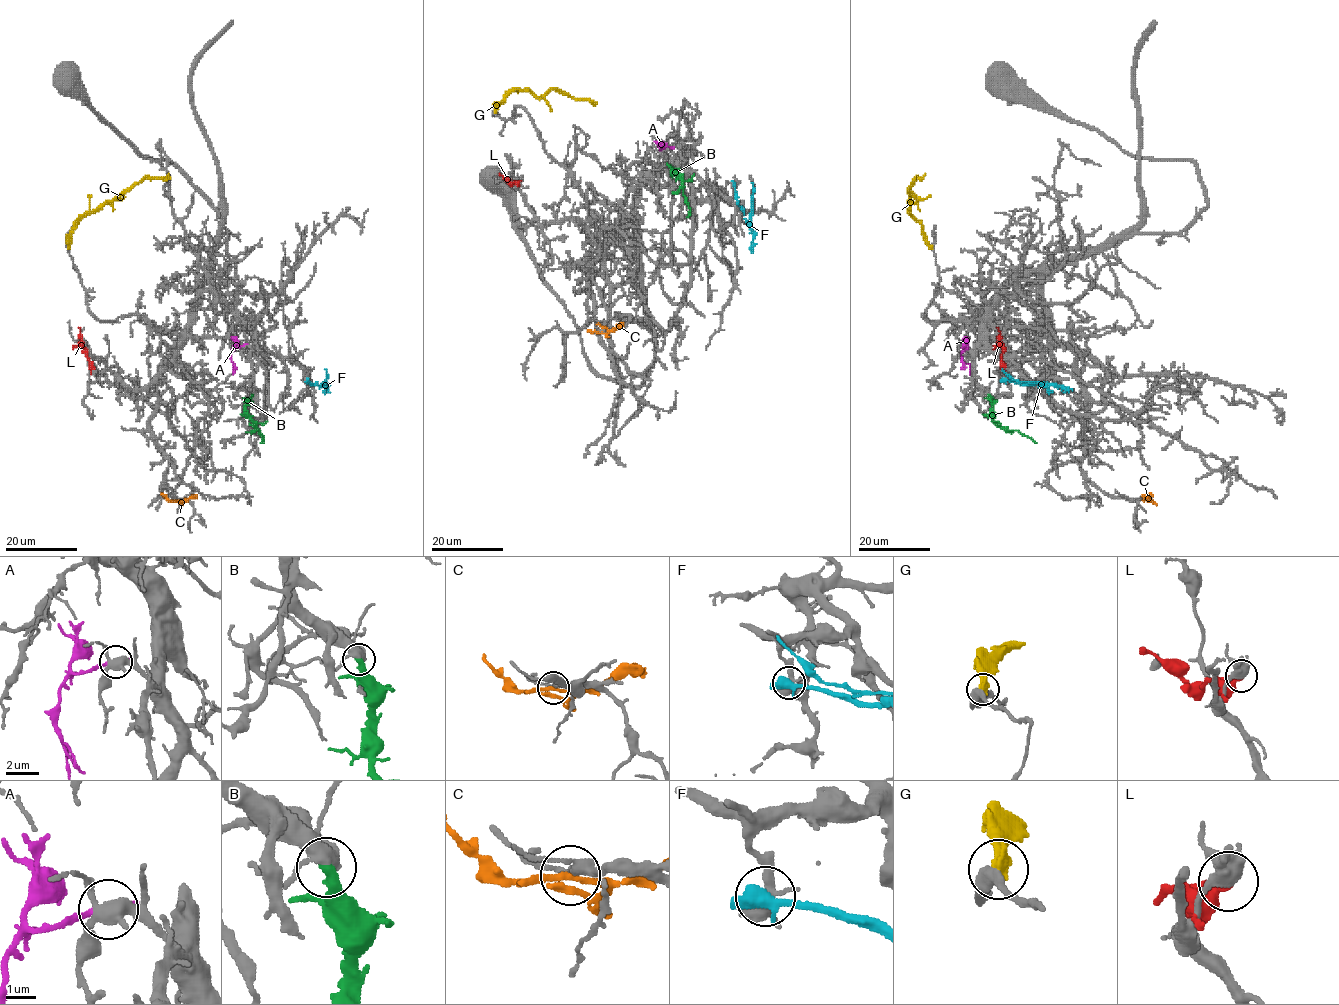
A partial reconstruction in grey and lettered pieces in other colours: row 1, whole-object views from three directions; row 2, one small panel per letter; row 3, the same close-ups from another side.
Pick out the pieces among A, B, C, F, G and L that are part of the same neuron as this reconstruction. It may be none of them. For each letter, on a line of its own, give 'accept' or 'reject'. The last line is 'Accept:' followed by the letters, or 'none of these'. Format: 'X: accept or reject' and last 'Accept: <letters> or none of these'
A: reject
B: accept
C: reject
F: reject
G: reject
L: reject
Accept: B

